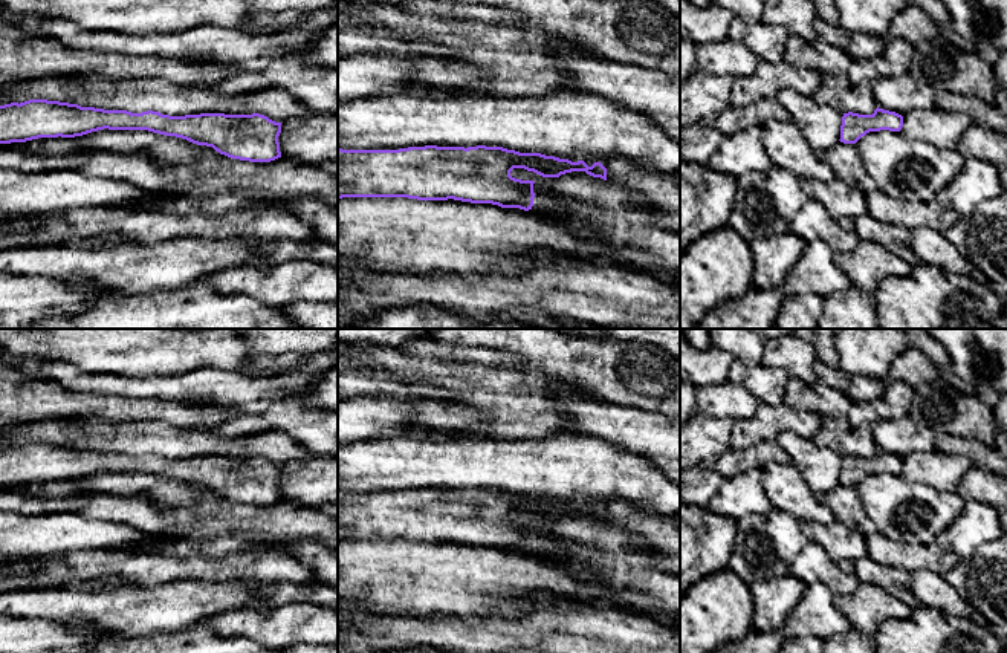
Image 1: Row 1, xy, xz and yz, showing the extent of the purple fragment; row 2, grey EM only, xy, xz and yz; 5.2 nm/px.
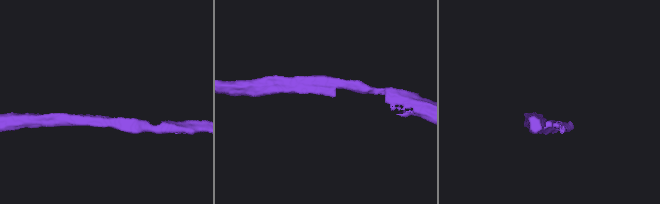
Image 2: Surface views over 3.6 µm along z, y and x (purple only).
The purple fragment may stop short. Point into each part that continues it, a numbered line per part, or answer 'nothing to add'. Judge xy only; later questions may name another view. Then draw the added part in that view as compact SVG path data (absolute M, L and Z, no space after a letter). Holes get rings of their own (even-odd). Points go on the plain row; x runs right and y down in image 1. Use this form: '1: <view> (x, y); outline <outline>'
nothing to add

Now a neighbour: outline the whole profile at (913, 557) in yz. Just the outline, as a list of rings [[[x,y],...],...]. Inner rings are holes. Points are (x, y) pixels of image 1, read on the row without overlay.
[[[880,531],[865,535],[866,555],[882,566],[902,567],[909,573],[932,570],[946,575],[952,570],[958,558],[946,551],[934,552],[918,543],[892,541]]]

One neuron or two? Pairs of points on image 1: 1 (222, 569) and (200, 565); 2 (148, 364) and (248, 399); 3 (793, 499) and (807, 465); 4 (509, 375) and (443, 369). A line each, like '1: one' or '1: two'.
1: one
2: two
3: two
4: one

